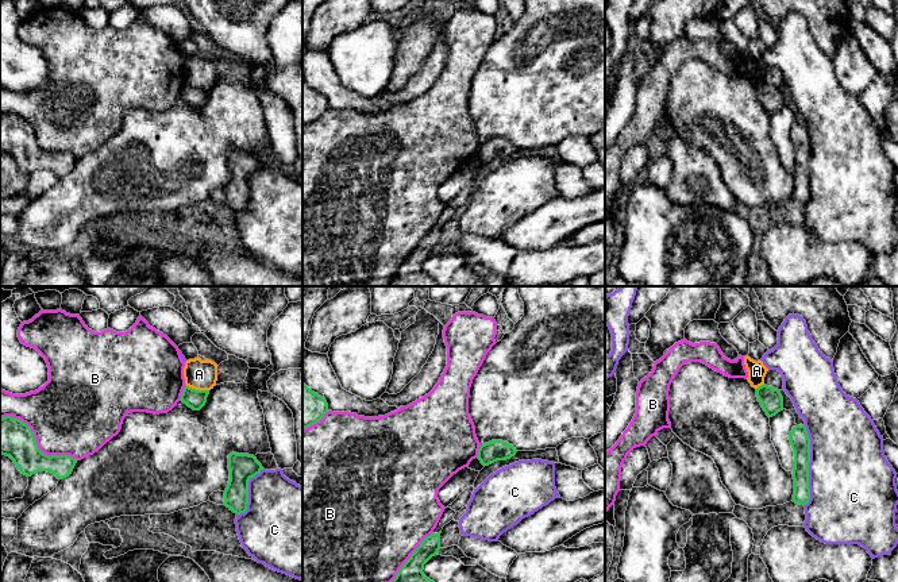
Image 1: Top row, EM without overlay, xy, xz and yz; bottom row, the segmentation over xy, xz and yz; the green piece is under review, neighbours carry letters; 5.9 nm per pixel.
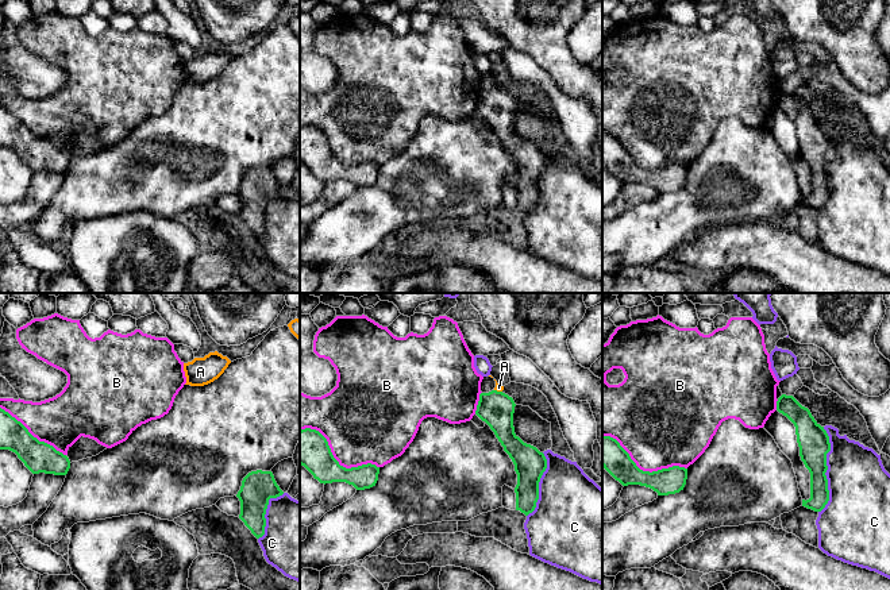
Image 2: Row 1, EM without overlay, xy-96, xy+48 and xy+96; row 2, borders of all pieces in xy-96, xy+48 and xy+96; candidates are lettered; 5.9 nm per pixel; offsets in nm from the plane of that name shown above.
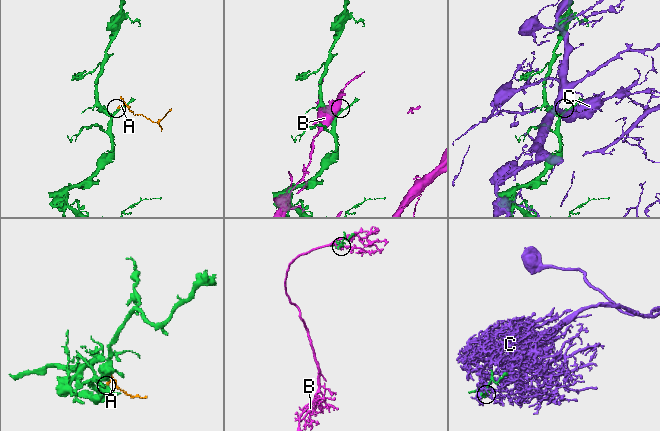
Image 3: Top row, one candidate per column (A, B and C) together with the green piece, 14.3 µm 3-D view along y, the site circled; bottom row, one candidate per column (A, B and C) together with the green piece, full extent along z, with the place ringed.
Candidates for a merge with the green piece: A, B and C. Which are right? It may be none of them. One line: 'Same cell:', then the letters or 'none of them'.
Same cell: none of them

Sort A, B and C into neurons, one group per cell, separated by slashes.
A / B / C

